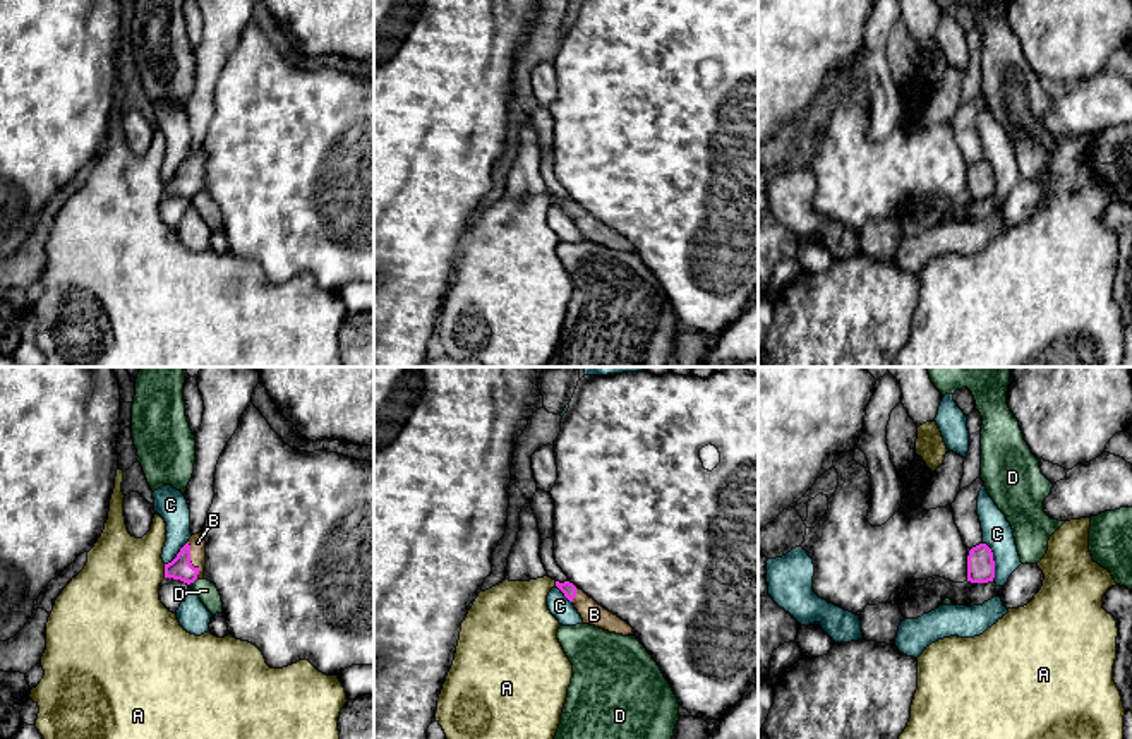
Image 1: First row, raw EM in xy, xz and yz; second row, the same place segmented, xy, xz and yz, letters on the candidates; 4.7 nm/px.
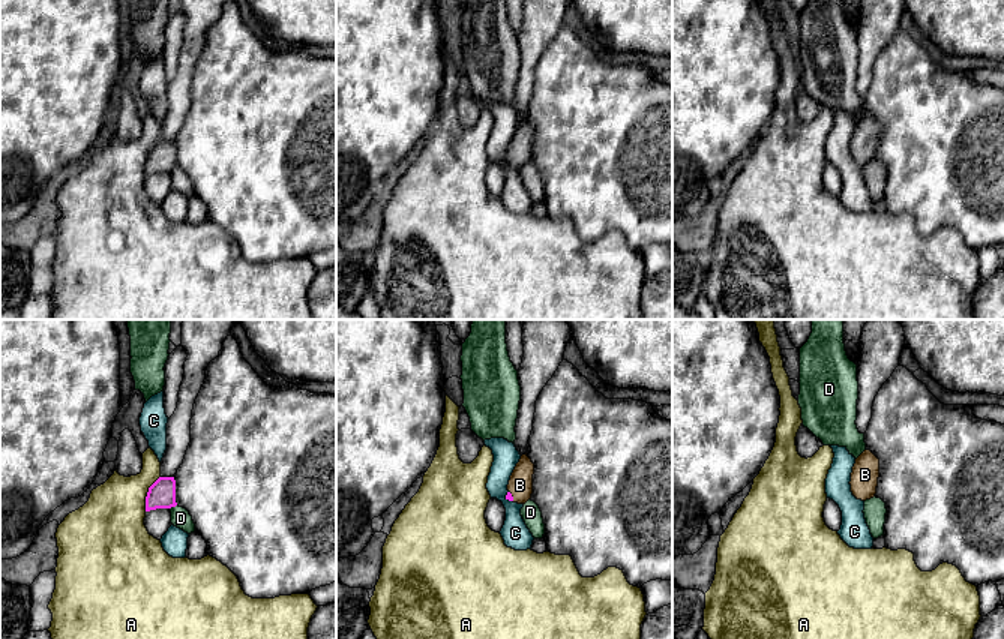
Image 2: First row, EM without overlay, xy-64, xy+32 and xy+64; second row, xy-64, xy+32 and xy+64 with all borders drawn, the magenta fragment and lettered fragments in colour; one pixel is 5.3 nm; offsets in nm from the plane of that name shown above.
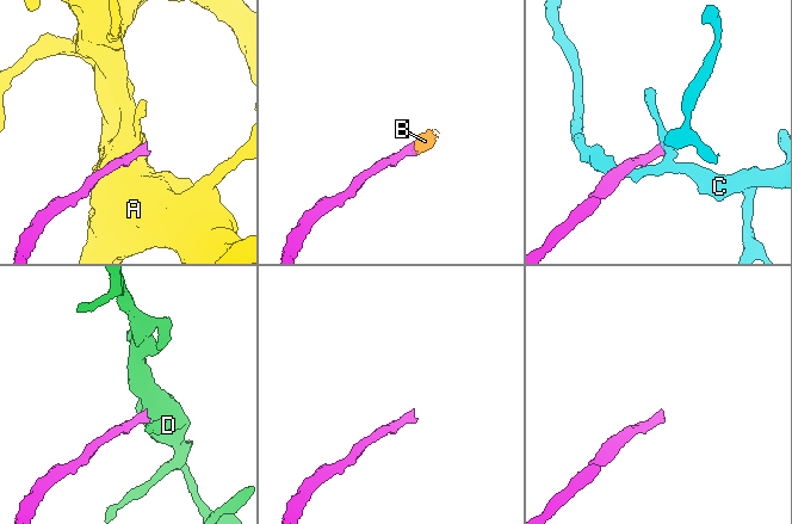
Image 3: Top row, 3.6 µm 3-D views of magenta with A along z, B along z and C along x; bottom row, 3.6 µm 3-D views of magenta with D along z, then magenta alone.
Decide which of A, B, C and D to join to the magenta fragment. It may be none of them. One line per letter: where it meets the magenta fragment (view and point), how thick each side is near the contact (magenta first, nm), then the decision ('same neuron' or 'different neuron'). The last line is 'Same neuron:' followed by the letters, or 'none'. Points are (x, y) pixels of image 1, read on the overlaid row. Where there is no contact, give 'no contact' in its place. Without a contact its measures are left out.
A: xy (165, 571) | 110/400 nm | different neuron
B: xy (189, 561) | 110/80 nm | same neuron
C: yz (993, 561) | 130/140 nm | different neuron
D: xy (192, 582) | 110/90 nm | different neuron
Same neuron: B

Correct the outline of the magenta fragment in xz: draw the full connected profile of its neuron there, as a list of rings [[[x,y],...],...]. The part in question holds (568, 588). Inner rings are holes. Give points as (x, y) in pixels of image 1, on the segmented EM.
[[[556,581],[556,586],[575,605],[575,609],[583,619],[583,624],[590,624],[604,631],[623,634],[623,636],[633,633],[633,628],[626,621],[623,621],[621,617],[614,616],[612,612],[599,605],[593,598],[590,598],[583,590],[576,588],[573,583]]]

